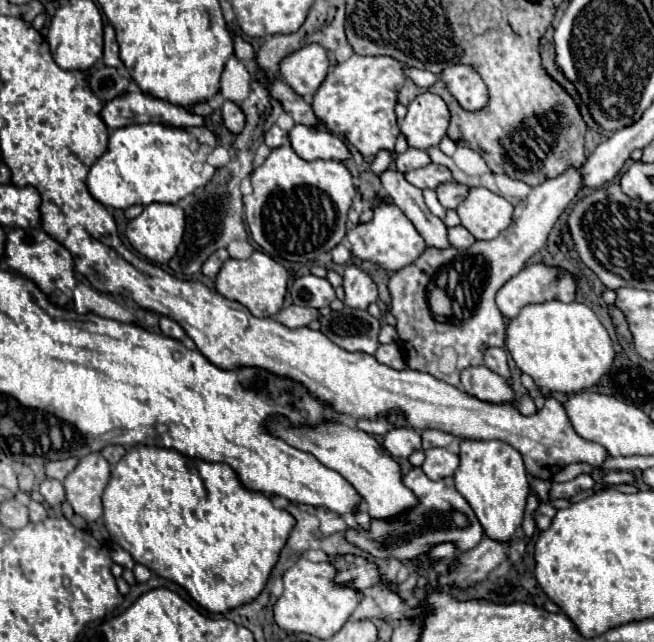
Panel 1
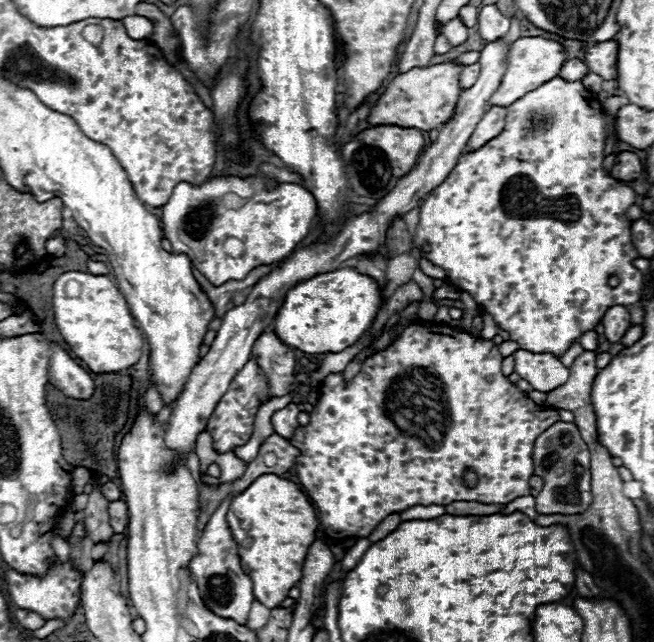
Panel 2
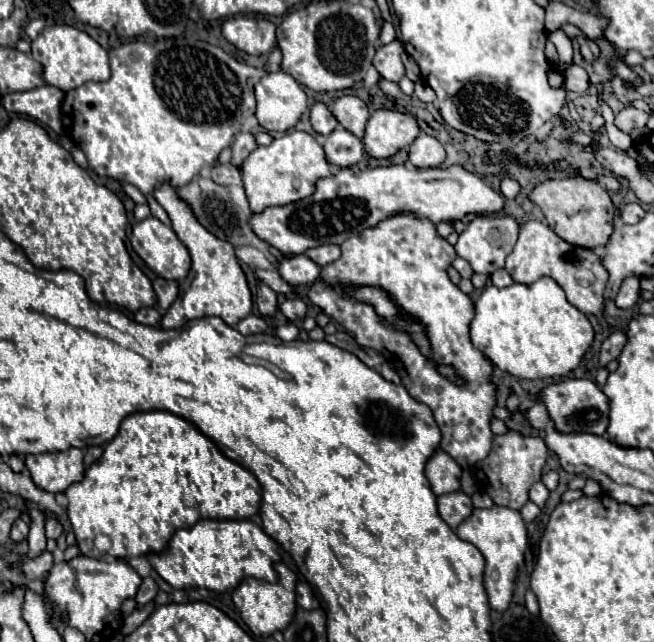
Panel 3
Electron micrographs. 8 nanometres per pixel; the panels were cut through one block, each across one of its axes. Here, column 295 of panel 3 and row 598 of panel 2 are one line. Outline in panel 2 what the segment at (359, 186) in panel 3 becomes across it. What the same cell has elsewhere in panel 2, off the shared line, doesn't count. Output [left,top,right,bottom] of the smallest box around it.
[190,496,254,624]

